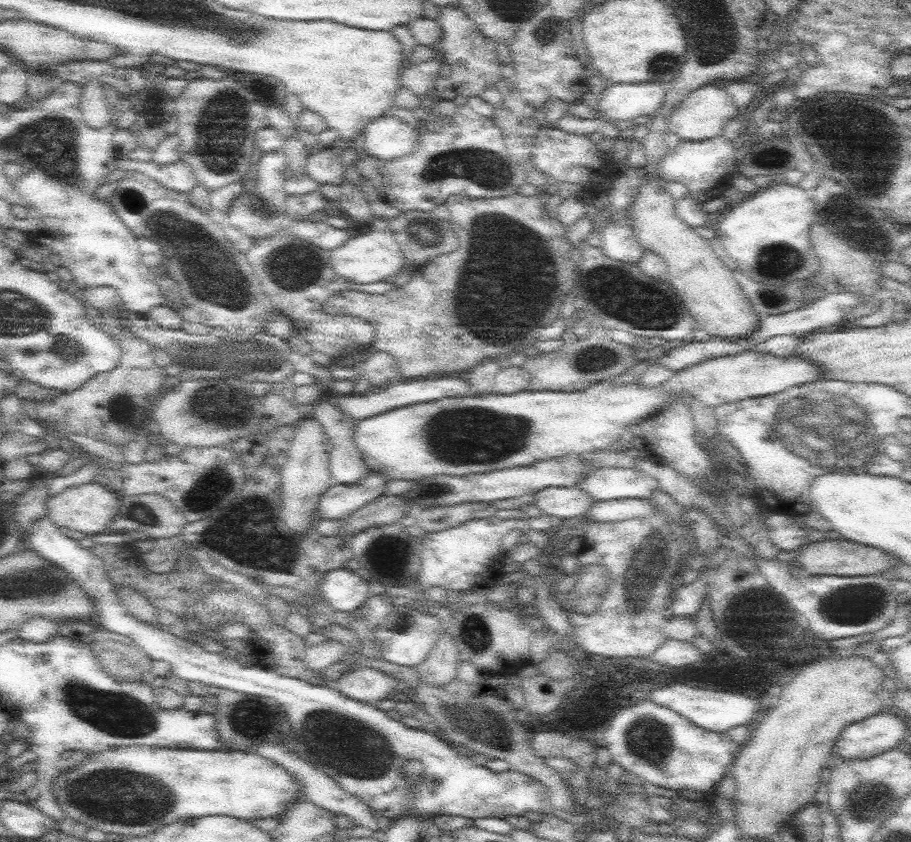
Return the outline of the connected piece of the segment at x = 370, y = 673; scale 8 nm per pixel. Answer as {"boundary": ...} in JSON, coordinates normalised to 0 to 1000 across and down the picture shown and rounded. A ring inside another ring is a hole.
{"boundary":[[[403,789],[372,802],[364,814],[371,817],[378,827],[384,827],[395,834],[422,831],[441,816],[441,811],[431,803],[417,798]]]}

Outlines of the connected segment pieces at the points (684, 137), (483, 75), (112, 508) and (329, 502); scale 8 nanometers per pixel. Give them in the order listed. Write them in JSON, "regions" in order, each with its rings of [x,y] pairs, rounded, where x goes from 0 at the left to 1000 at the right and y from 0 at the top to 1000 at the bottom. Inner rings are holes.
{"regions":[[[[775,100],[759,109],[734,141],[734,157],[744,159],[749,167],[769,167],[795,160],[796,151],[812,134],[796,102]]],[[[487,7],[483,12],[480,26],[485,31],[485,42],[480,59],[486,64],[487,75],[494,76],[502,112],[512,116],[529,114],[533,105],[542,105],[553,93],[551,74],[547,71],[546,56],[538,45],[535,45],[506,10]]],[[[99,572],[88,578],[70,582],[52,596],[52,613],[67,628],[92,633],[98,638],[104,634],[121,632],[127,613],[131,610],[133,590],[124,584],[115,572]]],[[[405,561],[394,575],[373,575],[360,580],[351,591],[346,613],[353,618],[371,619],[384,614],[387,608],[401,602],[419,589],[424,571],[429,571],[420,563]]]]}

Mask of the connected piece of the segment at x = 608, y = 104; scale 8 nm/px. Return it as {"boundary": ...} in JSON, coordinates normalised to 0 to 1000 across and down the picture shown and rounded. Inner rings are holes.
{"boundary":[[[724,97],[676,100],[663,106],[652,133],[658,132],[665,144],[693,144],[700,138],[719,135],[729,120],[731,102]]]}

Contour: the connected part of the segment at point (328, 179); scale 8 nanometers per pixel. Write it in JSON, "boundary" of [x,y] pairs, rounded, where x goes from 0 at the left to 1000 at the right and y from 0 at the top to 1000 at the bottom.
{"boundary":[[[367,175],[353,176],[345,183],[339,183],[336,191],[338,209],[350,219],[375,219],[379,201],[372,178]]]}

